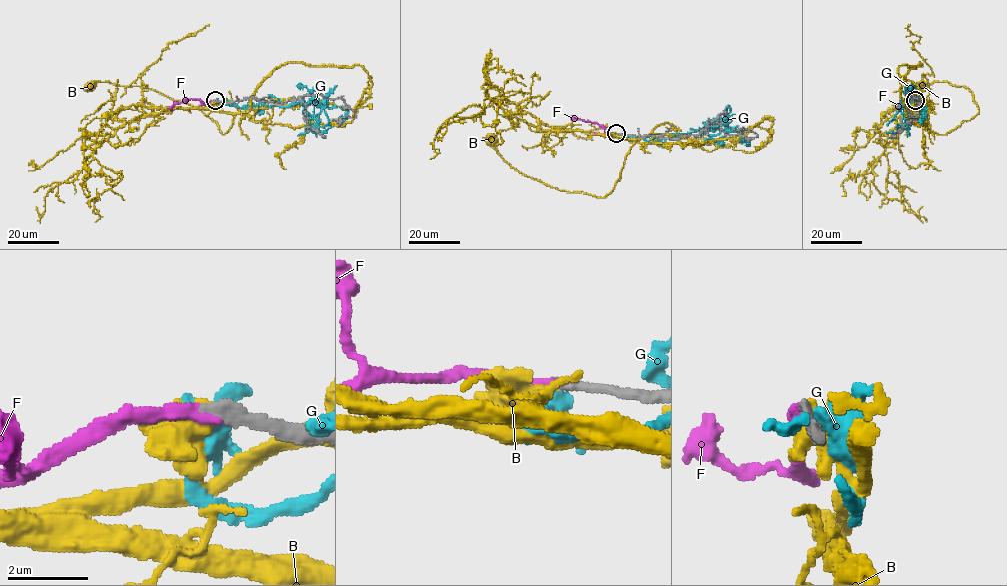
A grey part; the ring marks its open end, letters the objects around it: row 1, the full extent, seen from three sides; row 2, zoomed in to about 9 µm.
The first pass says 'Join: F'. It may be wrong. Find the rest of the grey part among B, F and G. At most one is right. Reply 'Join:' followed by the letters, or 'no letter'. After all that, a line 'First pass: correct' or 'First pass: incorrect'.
Join: F
First pass: correct

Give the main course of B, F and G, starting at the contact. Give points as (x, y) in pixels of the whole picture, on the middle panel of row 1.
B: (617, 134), (611, 136), (634, 143), (620, 178), (604, 197), (561, 191), (519, 173), (502, 157), (493, 138)
F: (616, 134), (606, 132), (594, 122), (574, 119)
G: (618, 134), (648, 141), (661, 134), (721, 128), (727, 134), (726, 126), (712, 123), (732, 116)

